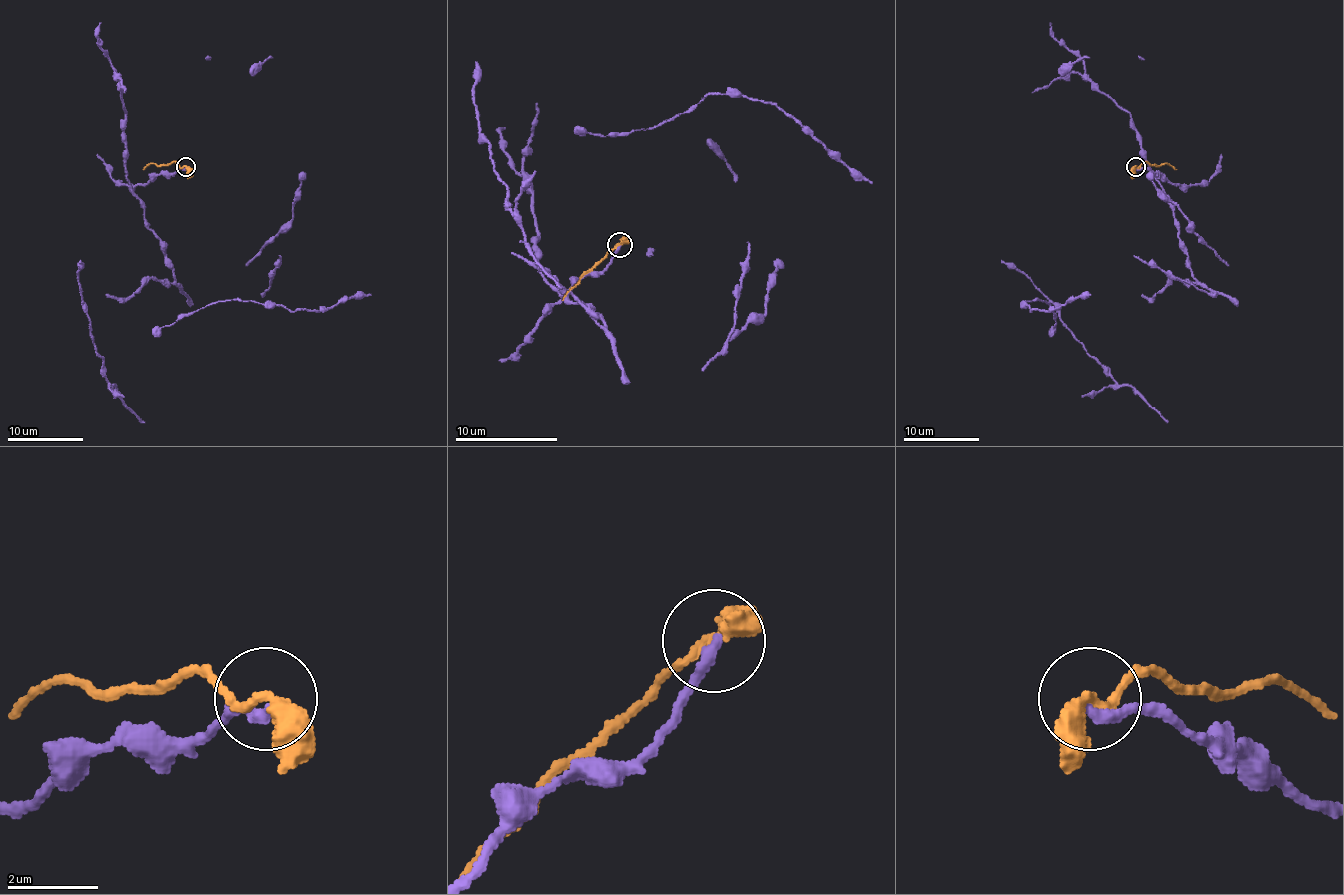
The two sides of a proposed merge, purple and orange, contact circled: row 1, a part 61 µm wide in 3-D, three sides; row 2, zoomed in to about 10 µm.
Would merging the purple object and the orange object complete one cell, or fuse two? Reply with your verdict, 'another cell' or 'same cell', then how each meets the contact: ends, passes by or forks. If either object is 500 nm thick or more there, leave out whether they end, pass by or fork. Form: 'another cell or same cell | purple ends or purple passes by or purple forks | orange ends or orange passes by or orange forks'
another cell | purple ends | orange passes by

